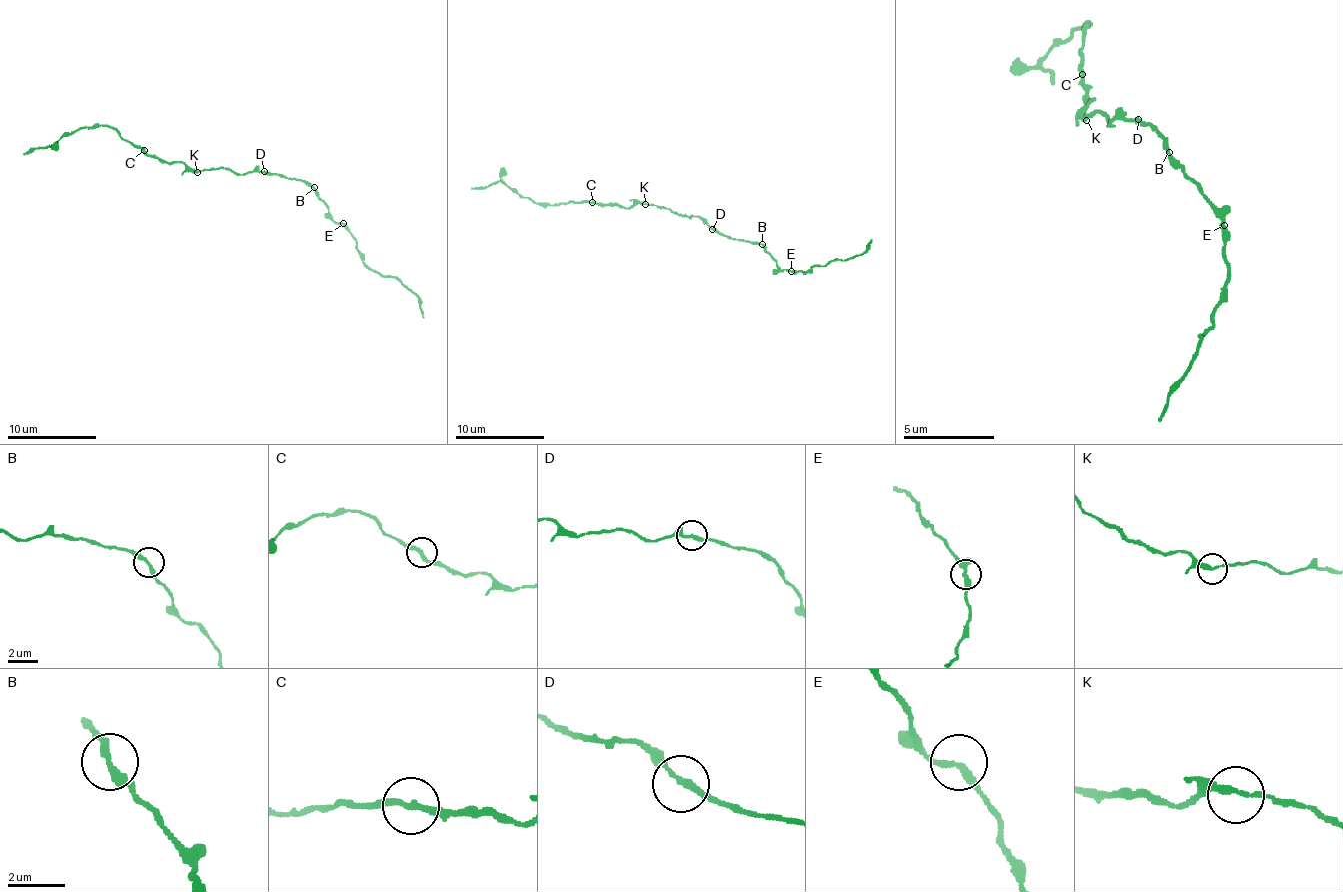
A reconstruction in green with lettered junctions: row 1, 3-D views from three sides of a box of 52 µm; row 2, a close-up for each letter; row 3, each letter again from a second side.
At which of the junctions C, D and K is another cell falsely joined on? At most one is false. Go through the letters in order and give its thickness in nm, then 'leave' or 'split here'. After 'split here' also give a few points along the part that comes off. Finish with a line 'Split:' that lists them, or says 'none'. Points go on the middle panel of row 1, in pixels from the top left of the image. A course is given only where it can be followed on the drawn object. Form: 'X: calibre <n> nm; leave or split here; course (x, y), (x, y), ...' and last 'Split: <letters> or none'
C: calibre 220 nm; leave
D: calibre 220 nm; split here; course (711, 229), (753, 242), (778, 266), (804, 273), (831, 260), (855, 258), (871, 240)
K: calibre 200 nm; leave
Split: D

